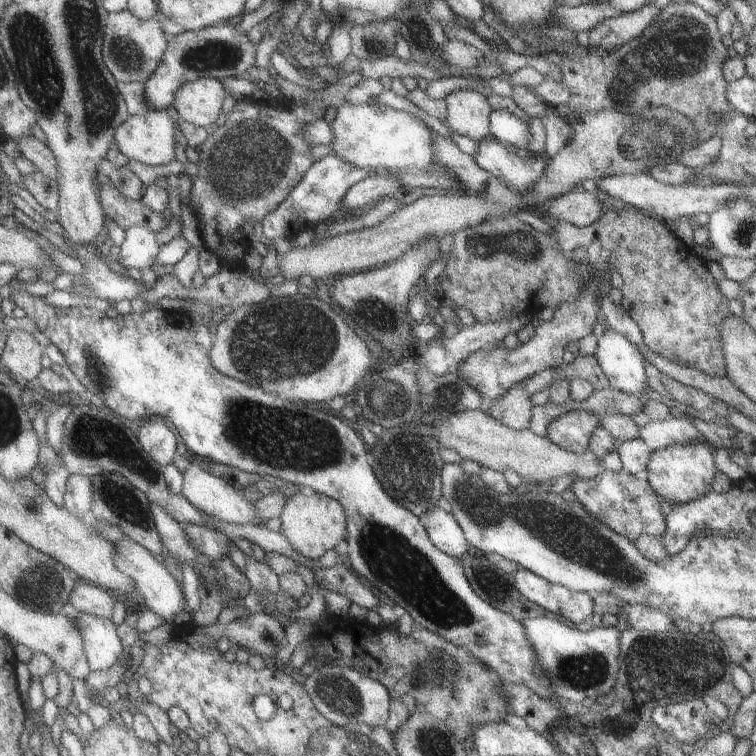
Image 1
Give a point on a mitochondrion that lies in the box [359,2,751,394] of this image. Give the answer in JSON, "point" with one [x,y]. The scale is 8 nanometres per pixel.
{"point":[675,48]}

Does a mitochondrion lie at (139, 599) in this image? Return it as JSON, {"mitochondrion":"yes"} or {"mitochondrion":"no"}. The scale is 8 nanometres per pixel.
{"mitochondrion":"no"}

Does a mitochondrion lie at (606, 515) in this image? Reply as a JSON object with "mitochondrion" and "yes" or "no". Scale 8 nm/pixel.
{"mitochondrion":"yes"}

